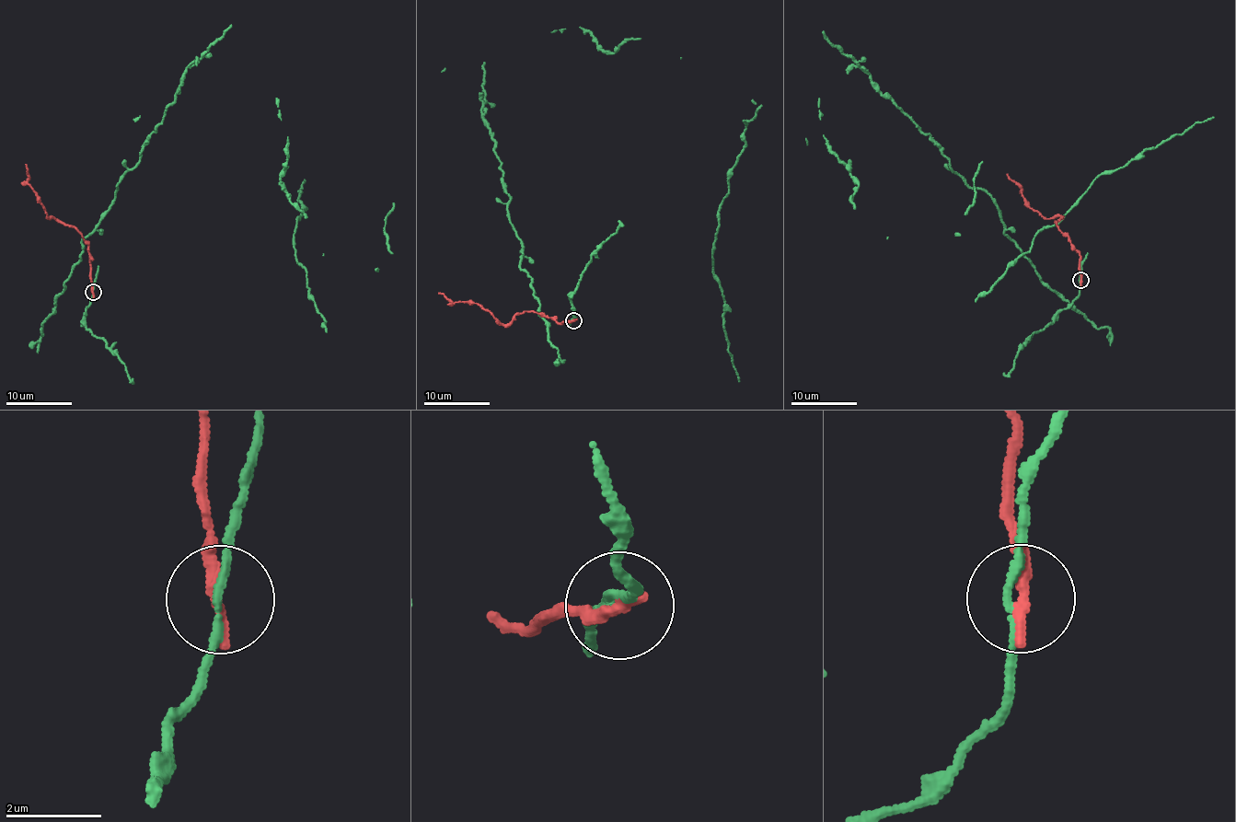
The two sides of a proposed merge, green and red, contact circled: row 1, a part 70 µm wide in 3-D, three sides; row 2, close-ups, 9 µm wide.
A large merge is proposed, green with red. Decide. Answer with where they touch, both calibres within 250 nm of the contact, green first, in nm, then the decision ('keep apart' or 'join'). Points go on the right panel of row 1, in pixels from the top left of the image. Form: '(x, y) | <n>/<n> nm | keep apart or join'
(1080, 280) | 160/280 nm | keep apart

